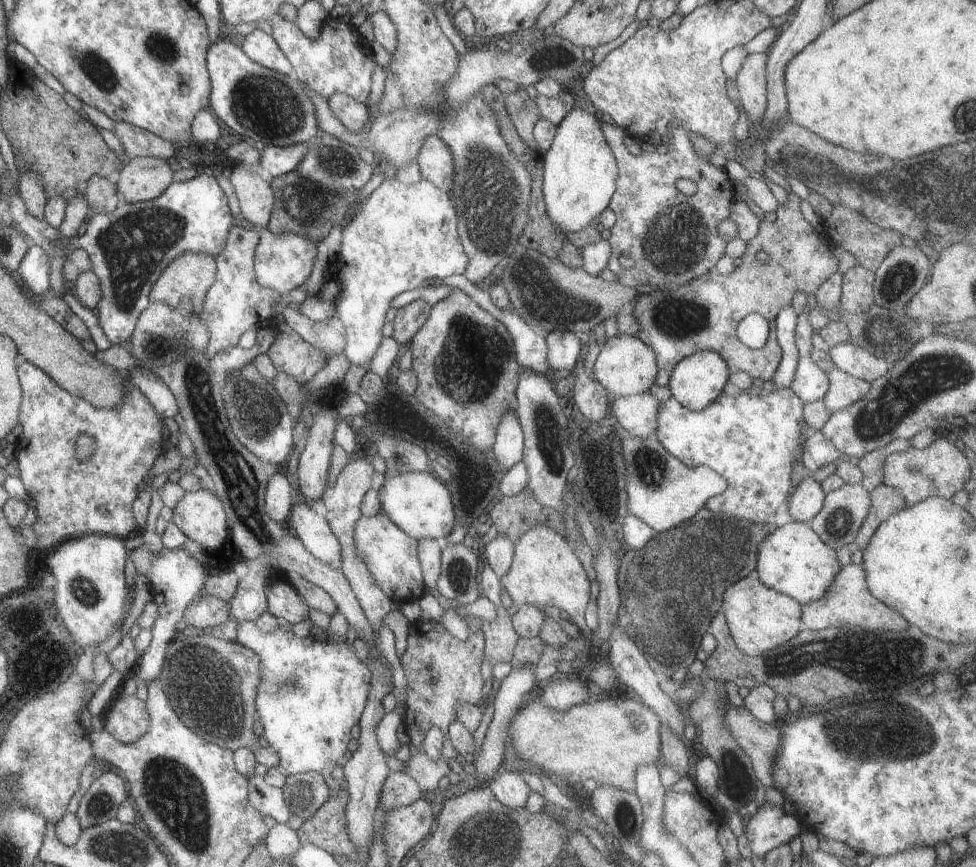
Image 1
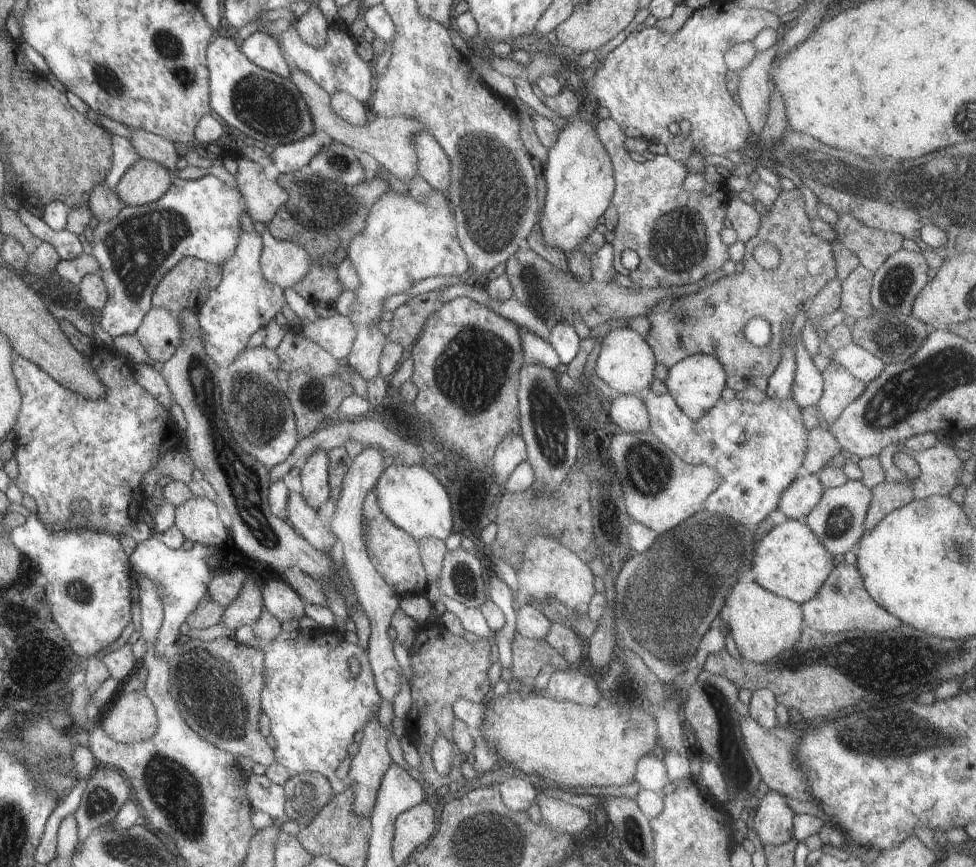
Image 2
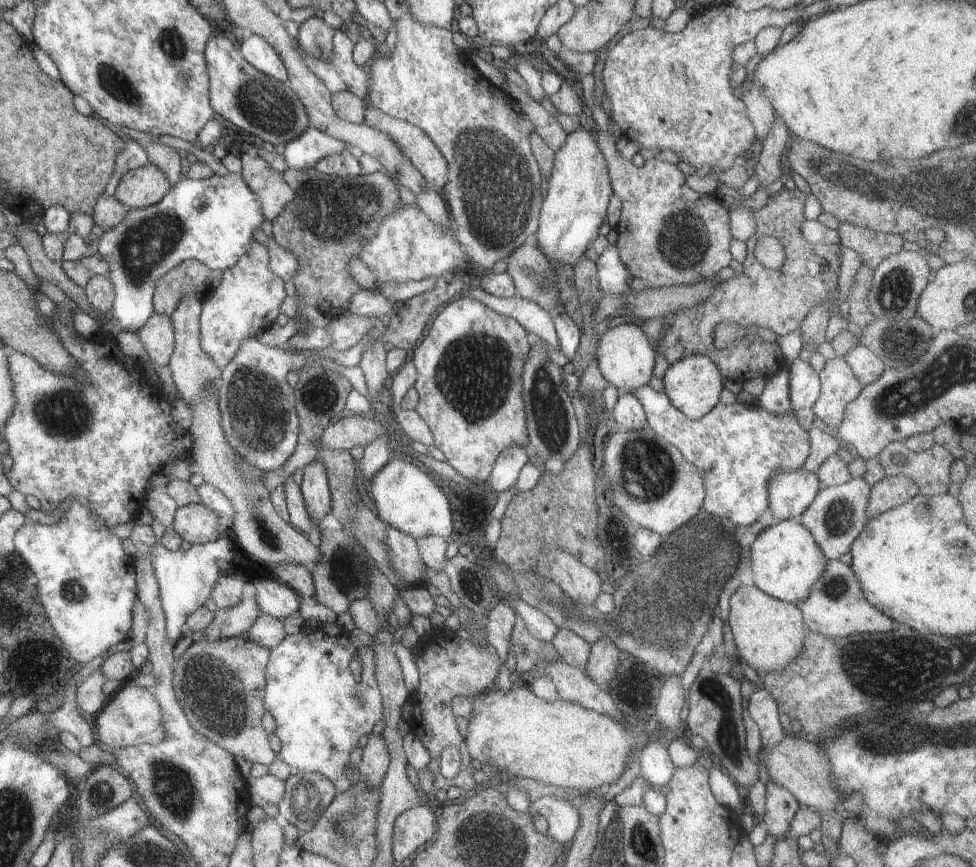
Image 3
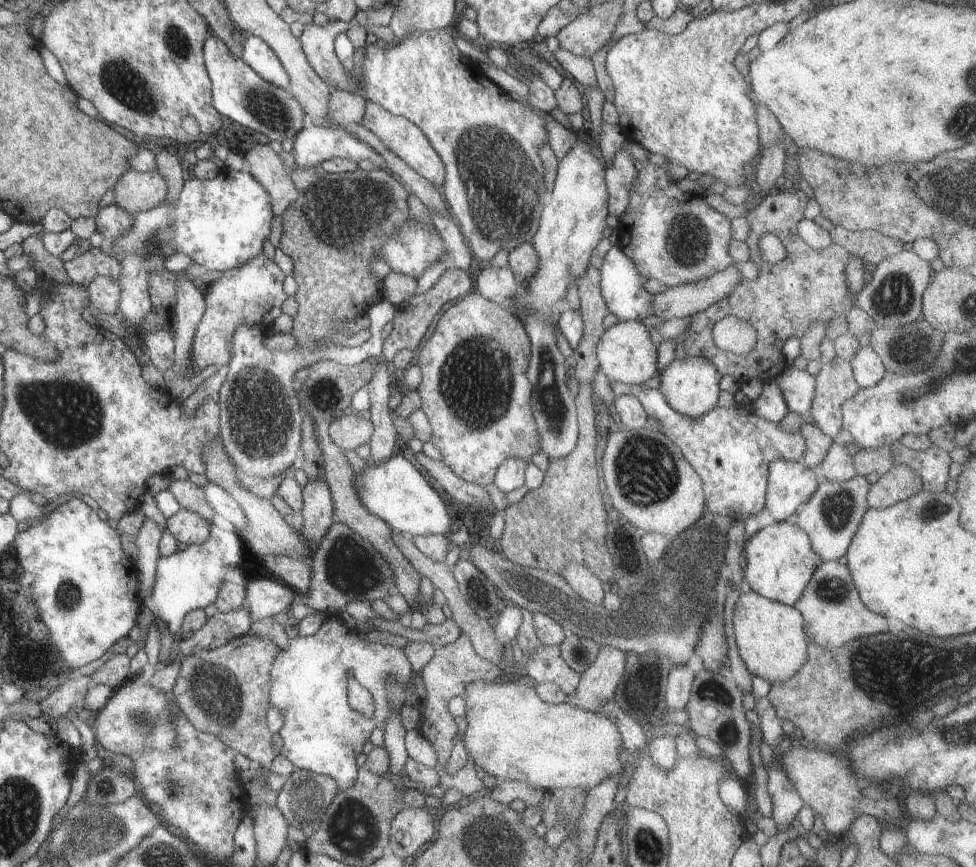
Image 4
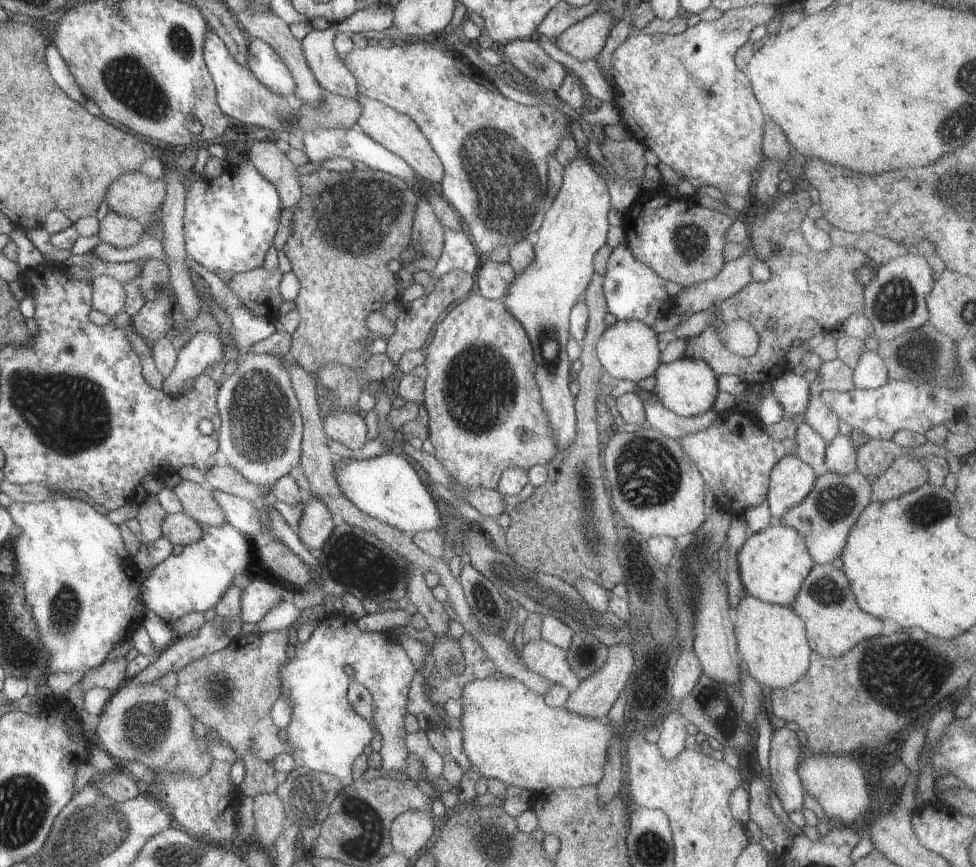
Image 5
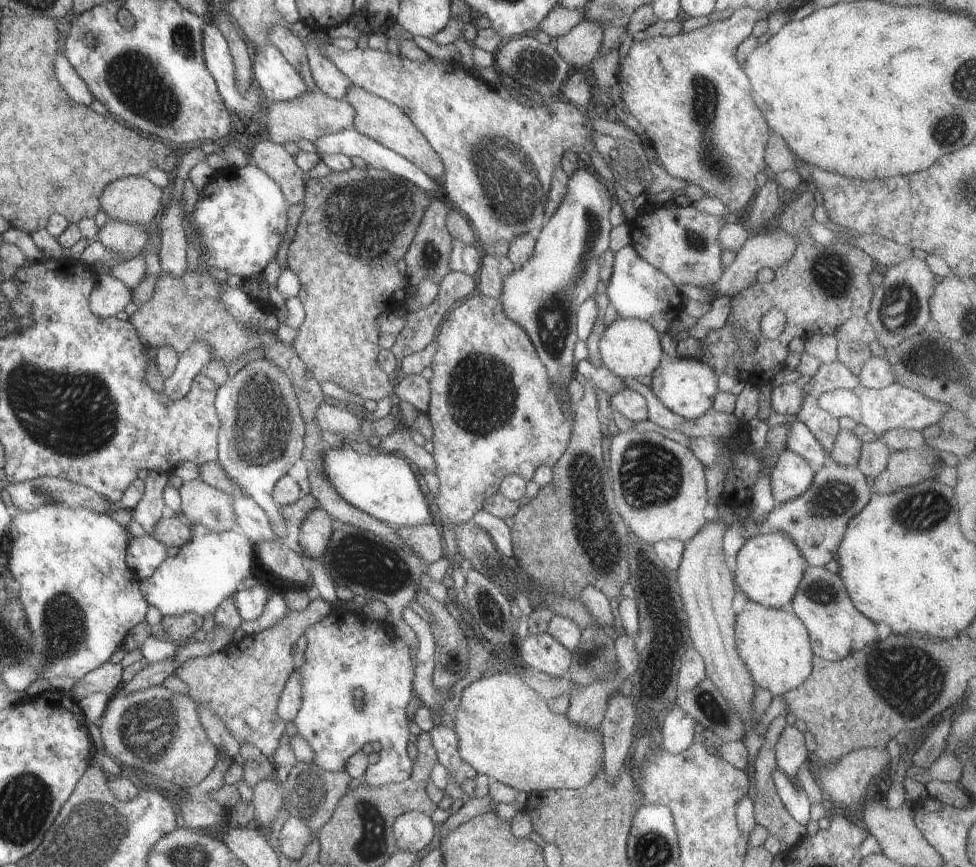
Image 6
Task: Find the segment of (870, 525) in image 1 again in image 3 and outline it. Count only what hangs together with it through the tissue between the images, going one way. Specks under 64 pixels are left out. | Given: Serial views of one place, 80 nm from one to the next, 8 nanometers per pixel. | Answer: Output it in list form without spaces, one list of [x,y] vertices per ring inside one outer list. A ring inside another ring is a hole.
[[[905,474],[890,475],[871,486],[867,515],[874,518],[887,510],[907,503],[920,494],[919,486]]]

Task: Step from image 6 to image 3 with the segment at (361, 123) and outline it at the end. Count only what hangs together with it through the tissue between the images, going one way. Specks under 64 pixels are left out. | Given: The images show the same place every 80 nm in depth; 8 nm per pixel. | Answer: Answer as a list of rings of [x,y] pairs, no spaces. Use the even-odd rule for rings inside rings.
[[[373,107],[365,111],[364,124],[390,134],[428,186],[437,191],[445,188],[448,183],[448,162],[436,144],[420,128],[404,120],[386,116]]]

